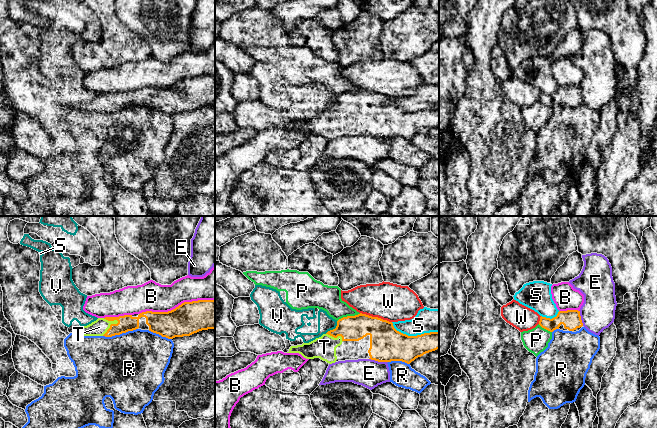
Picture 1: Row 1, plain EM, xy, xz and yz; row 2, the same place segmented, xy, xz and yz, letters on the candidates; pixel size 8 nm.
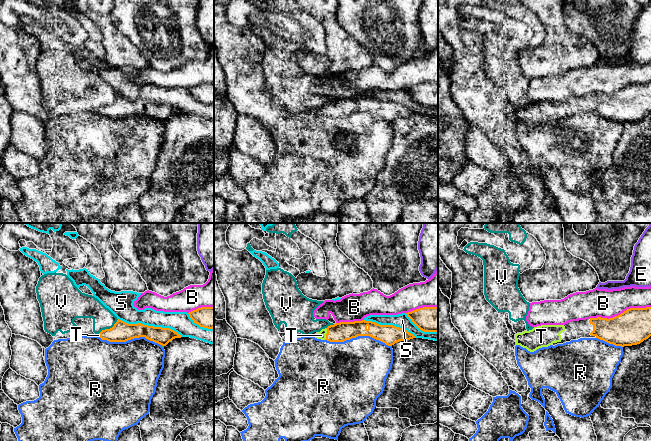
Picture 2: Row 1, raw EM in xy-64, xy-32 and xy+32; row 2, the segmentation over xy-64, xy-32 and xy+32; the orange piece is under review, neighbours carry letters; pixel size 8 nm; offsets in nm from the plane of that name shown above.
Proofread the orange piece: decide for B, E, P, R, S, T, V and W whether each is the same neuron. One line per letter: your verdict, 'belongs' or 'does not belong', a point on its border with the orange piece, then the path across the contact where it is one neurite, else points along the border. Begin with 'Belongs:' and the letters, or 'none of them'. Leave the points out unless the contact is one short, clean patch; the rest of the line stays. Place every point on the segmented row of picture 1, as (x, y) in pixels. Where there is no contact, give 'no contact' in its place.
Belongs: T
B: does not belong; contact xy (176, 307)
E: does not belong; contact xz (378, 361)
P: does not belong; contact xz (348, 316)
R: does not belong; contact xy (120, 333)
S: does not belong; contact xz (414, 336)
T: belongs; contact xy (110, 325); way xy (126, 323), (110, 325), (99, 327)
V: does not belong; contact xz (333, 329); border xz (337, 321), (337, 325), (325, 333)
W: does not belong; contact xz (376, 317); border xz (360, 312), (391, 322)

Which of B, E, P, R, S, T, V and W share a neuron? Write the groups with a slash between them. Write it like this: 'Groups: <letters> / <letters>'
Groups: B / E / P / R / S / T / V / W

